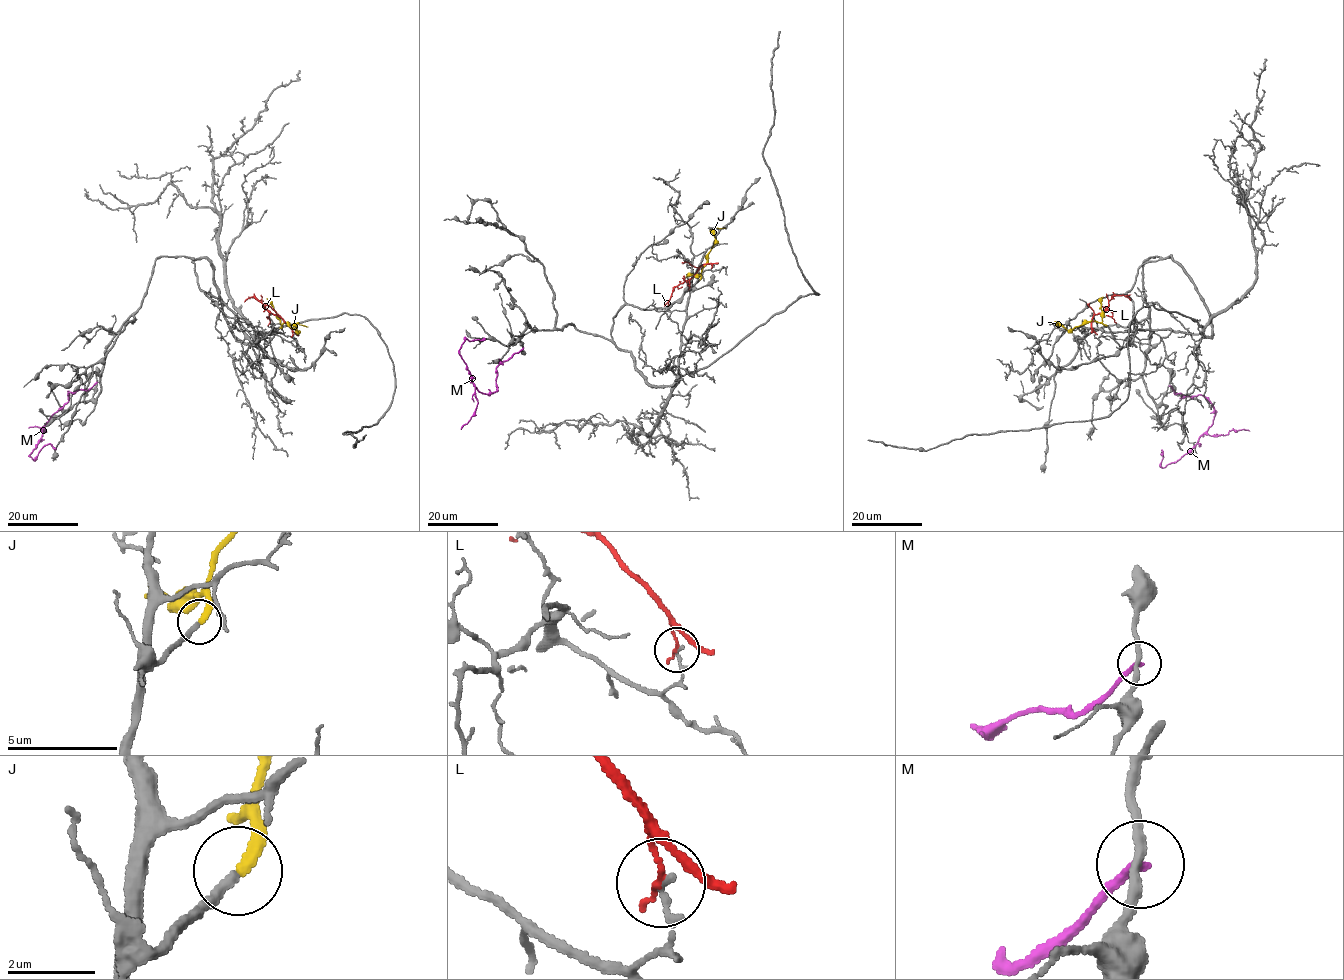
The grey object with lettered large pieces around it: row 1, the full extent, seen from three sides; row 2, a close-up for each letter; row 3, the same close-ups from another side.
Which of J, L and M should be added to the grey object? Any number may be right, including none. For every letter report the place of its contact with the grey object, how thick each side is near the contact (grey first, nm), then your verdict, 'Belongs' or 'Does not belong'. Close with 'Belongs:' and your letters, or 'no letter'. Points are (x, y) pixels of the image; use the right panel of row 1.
J: Touches grey at (1106, 326). Thickness 200 nm (grey) against 260 nm. Belongs
L: Touches grey at (1094, 332). Thickness 140 nm (grey) against 160 nm. Does not belong
M: Touches grey at (1169, 386). Thickness 200 nm (grey) against 220 nm. Does not belong
Belongs: J

